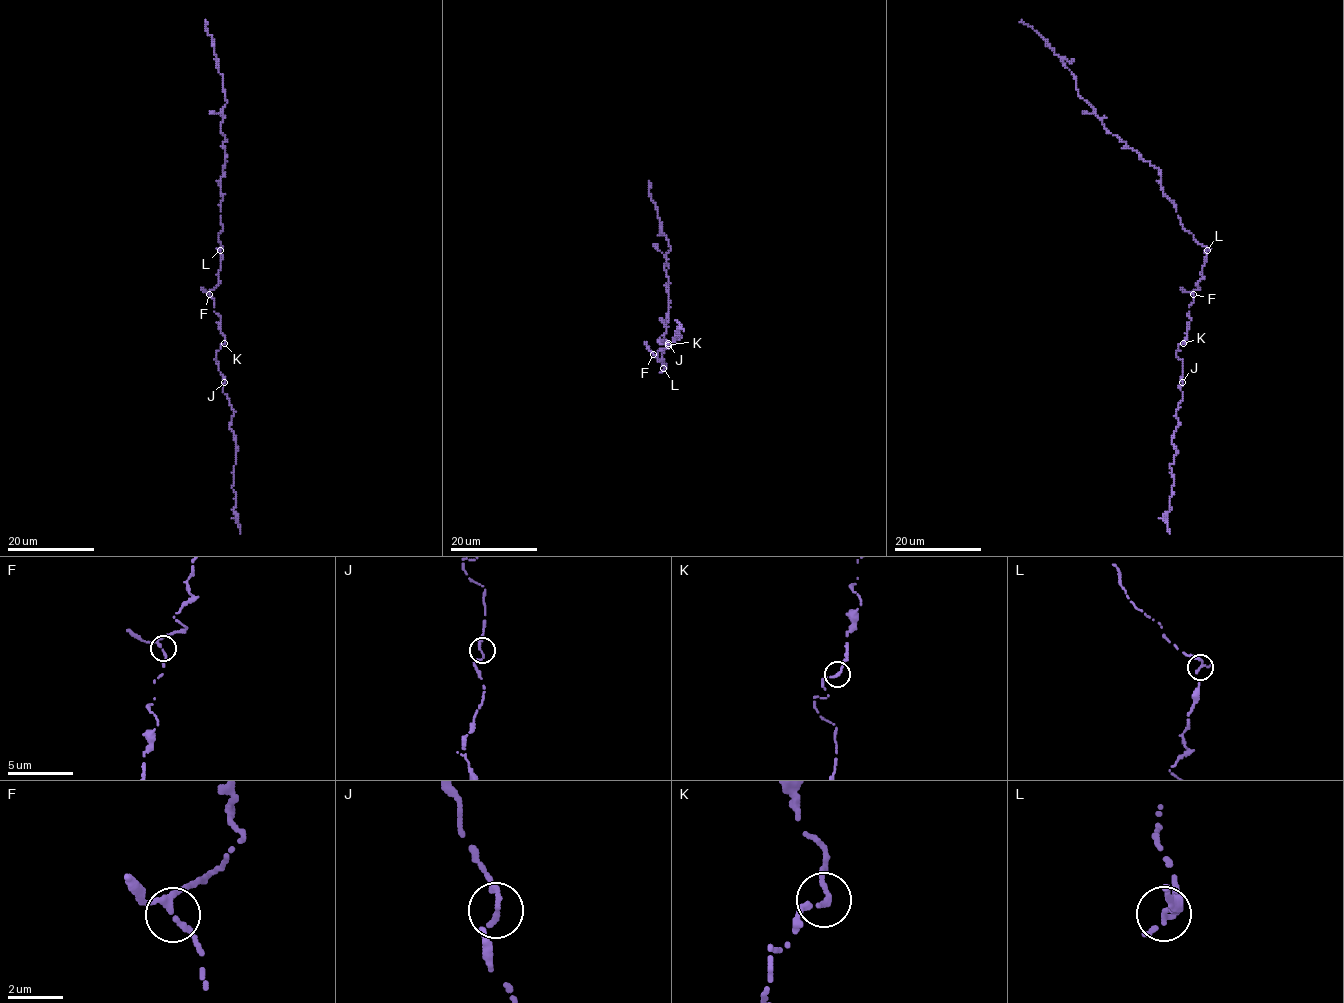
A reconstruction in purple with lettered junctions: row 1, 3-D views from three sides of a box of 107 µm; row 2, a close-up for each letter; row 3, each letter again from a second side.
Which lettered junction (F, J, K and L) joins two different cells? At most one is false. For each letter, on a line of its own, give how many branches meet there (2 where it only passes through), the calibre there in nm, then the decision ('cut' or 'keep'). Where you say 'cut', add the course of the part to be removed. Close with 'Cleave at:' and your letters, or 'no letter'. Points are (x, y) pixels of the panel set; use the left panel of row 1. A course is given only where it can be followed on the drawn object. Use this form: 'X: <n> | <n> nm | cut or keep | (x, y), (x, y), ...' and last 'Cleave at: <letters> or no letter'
F: 3 | 180 nm | keep
J: 2 | 190 nm | keep
K: 2 | 180 nm | keep
L: 3 | 150 nm | keep
Cleave at: no letter

